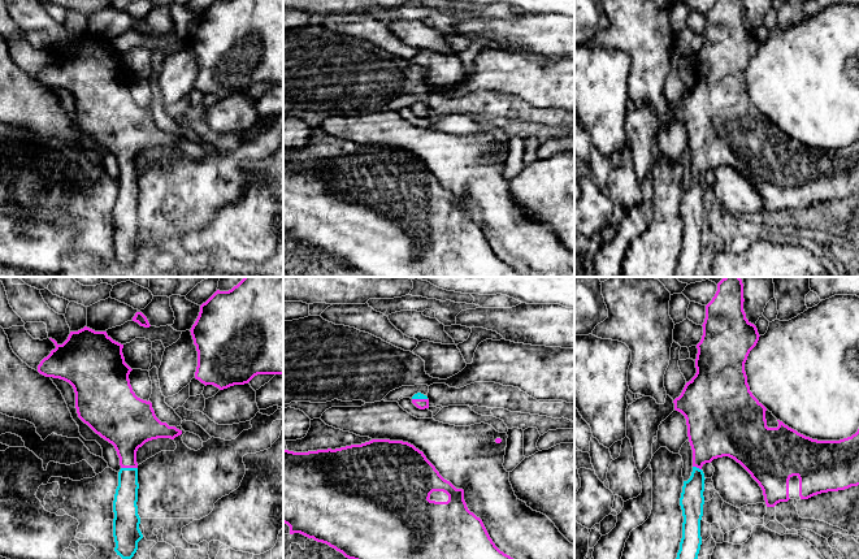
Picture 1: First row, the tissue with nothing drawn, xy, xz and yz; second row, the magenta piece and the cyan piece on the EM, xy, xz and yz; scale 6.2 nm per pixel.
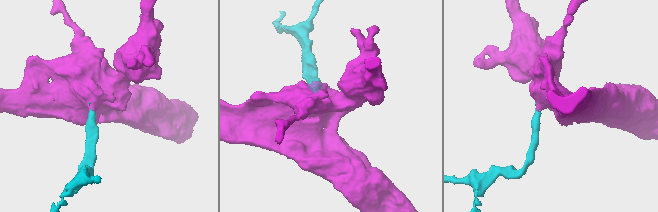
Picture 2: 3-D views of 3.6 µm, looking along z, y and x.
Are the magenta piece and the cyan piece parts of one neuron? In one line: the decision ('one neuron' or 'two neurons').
one neuron

